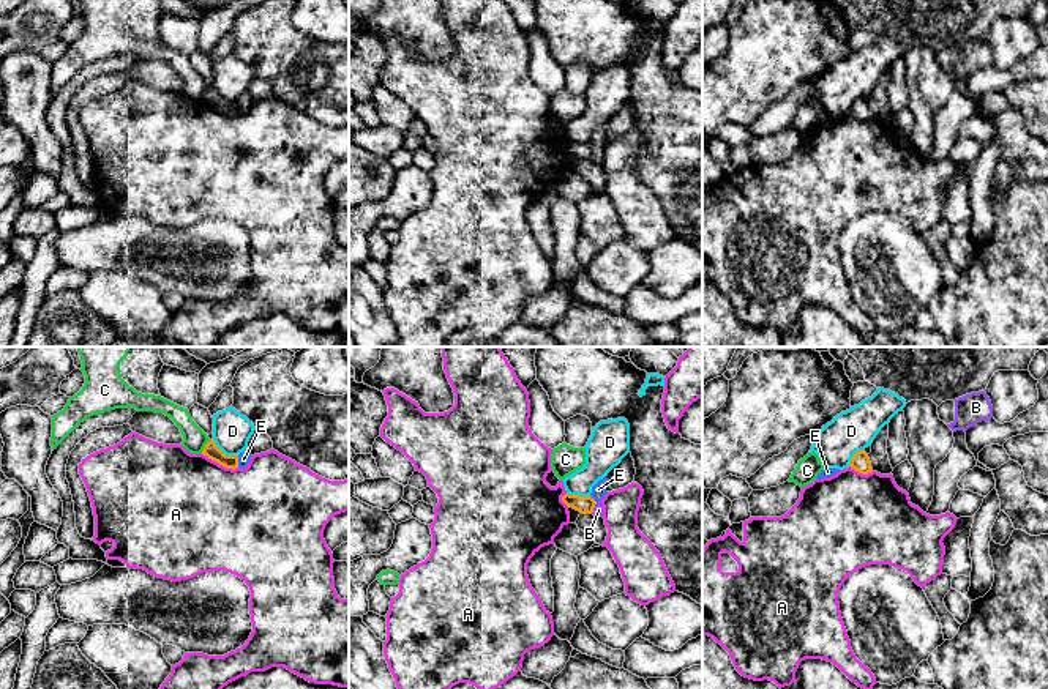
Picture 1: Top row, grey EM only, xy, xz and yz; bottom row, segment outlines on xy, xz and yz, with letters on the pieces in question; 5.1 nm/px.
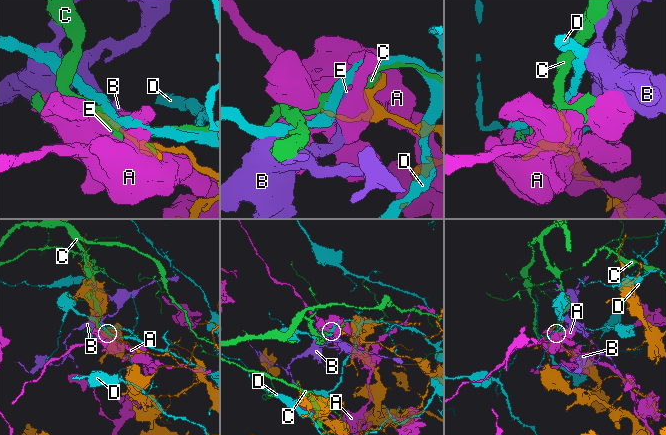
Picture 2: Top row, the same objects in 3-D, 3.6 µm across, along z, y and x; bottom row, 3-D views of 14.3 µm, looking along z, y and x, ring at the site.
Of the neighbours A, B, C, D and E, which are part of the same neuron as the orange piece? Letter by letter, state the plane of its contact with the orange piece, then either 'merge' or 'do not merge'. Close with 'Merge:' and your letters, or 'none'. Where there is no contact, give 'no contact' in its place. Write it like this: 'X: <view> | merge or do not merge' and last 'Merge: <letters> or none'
A: xy | do not merge
B: xz | do not merge
C: xy | do not merge
D: xy | do not merge
E: xy | do not merge
Merge: none

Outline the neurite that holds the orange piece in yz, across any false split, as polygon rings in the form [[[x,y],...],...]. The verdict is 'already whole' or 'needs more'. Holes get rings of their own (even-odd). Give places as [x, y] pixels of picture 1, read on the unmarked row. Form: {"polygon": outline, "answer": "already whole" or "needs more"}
{"polygon": [[[863,96],[857,98],[852,102],[849,114],[854,115],[855,118],[862,120],[862,121],[868,121],[873,118],[870,104]]], "answer": "already whole"}

